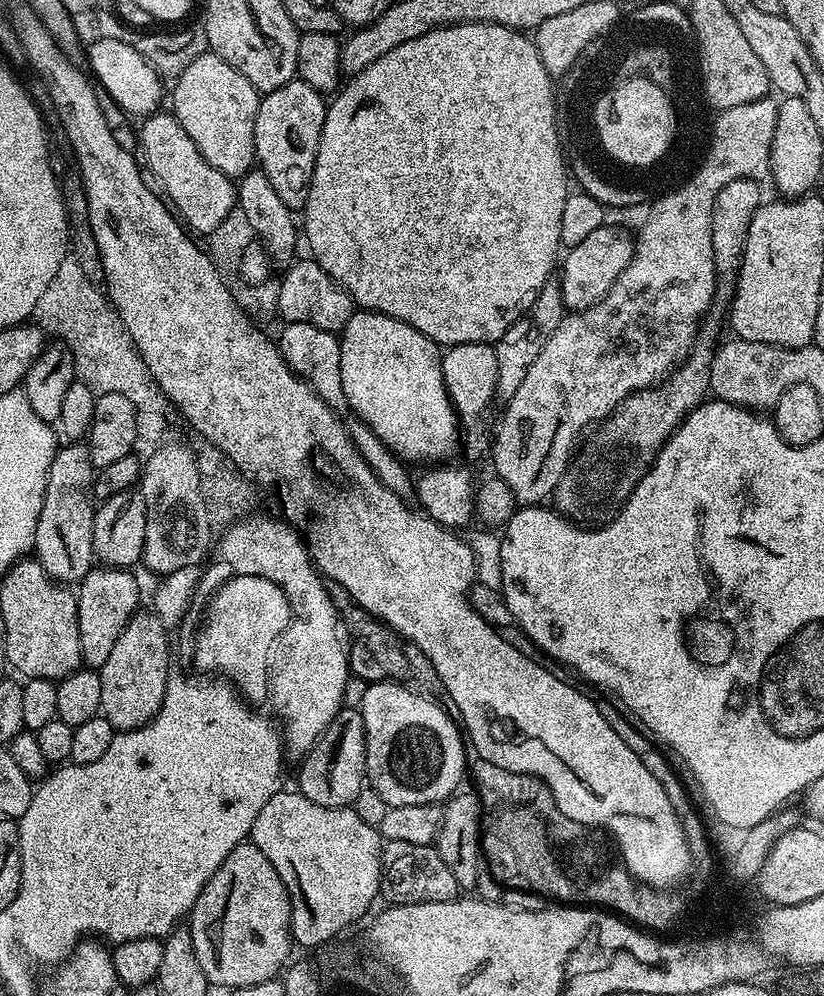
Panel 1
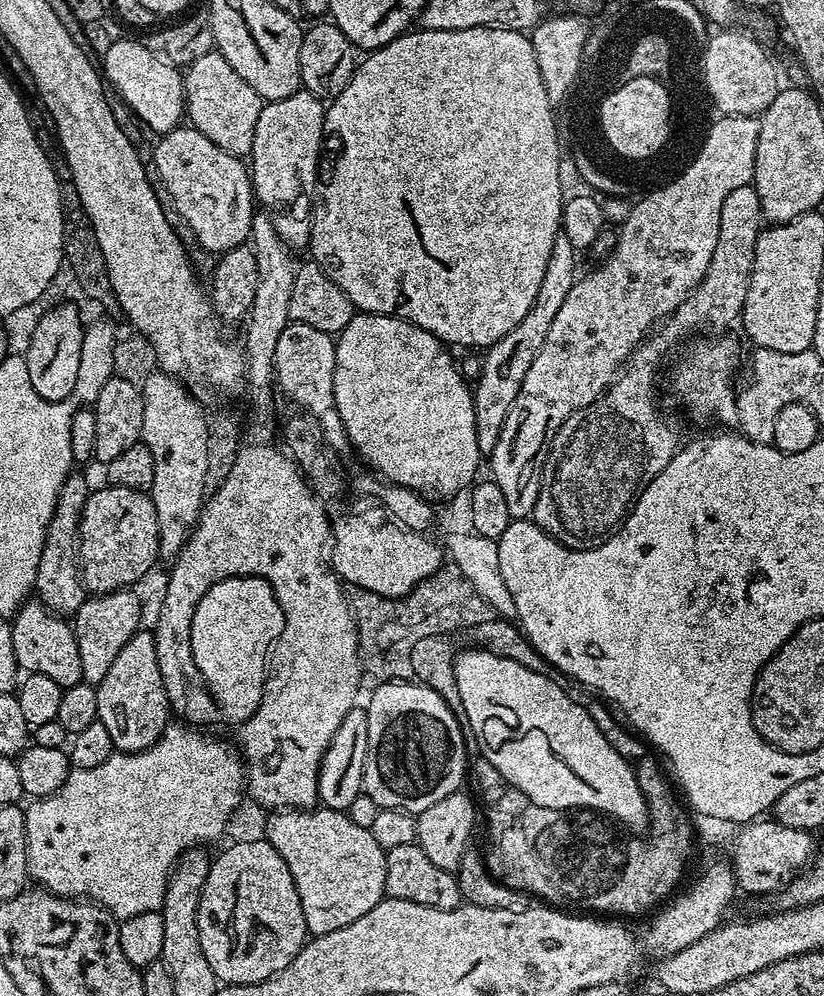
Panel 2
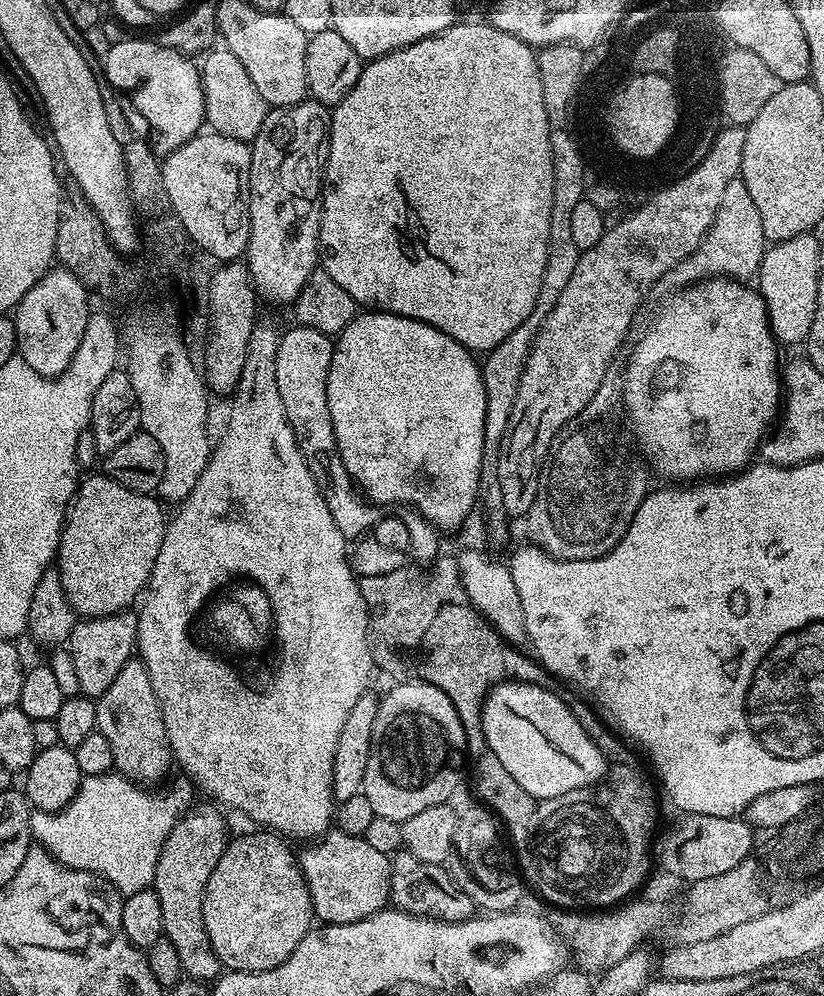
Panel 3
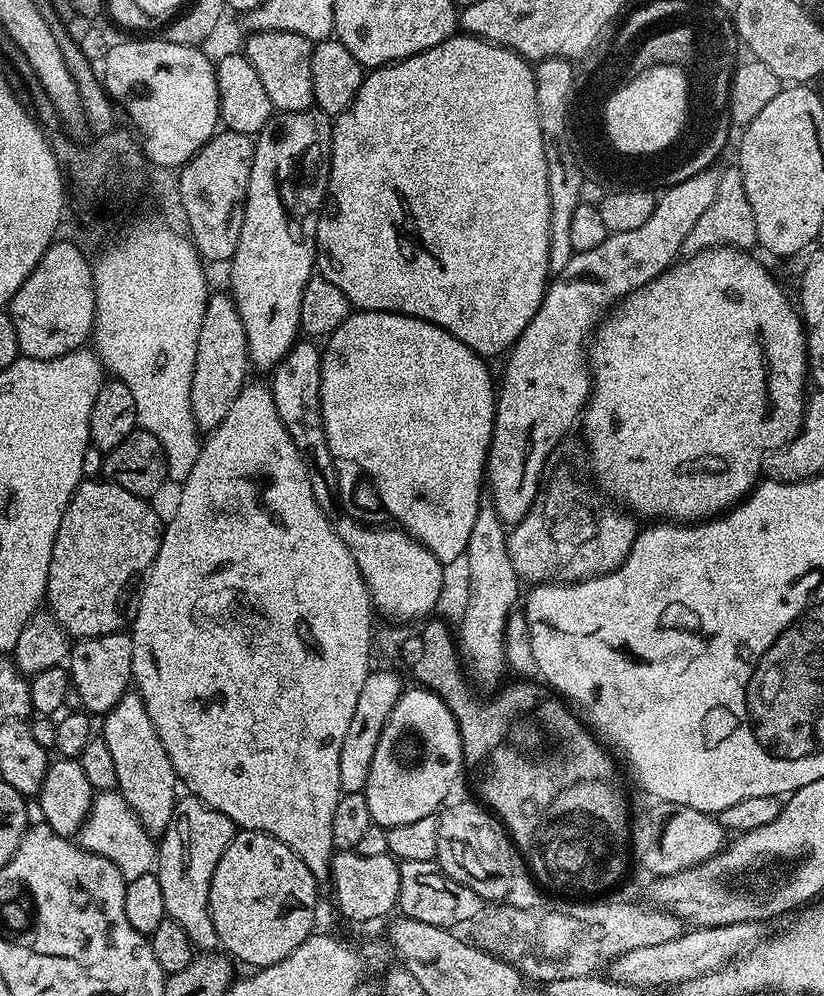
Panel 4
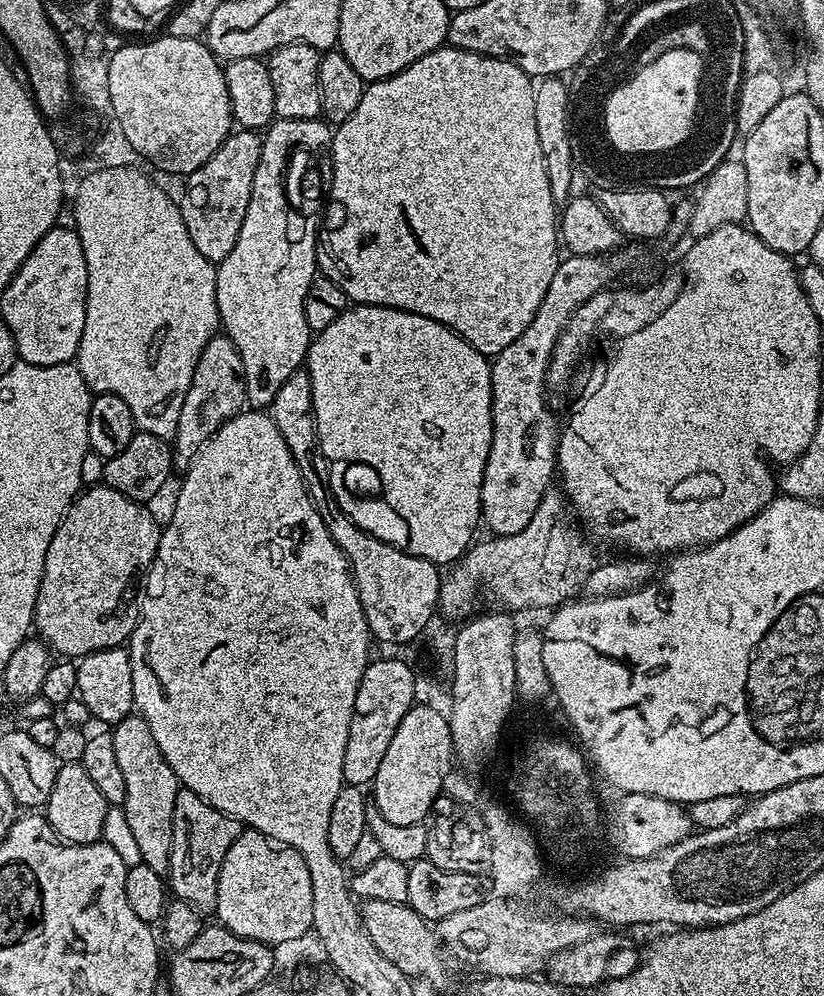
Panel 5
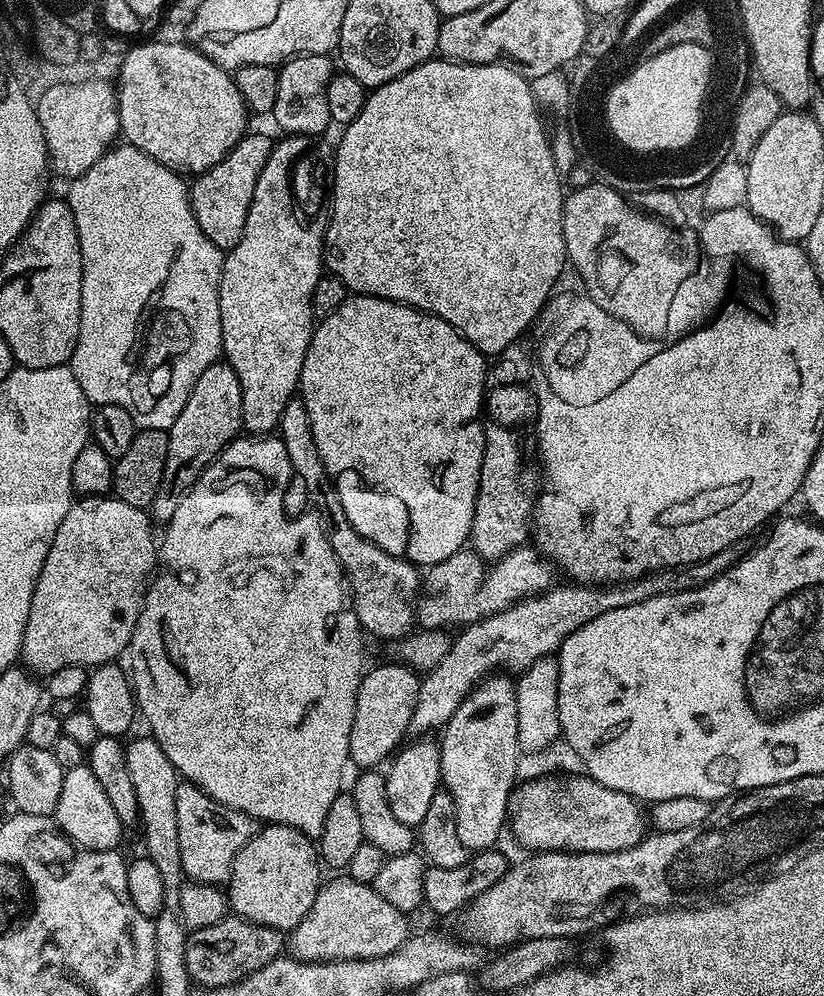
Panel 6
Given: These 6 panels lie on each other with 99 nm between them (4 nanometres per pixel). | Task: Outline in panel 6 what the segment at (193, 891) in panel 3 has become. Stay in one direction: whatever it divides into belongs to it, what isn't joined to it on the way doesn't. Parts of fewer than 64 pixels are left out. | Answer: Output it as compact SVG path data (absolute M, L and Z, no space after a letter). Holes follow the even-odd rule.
M181 782L178 786L178 850L182 850L182 871L189 881L197 884L223 885L232 869L232 859L254 838L258 830L258 821L250 814L239 812L233 808L218 806L215 800L209 800L208 795L197 784Z

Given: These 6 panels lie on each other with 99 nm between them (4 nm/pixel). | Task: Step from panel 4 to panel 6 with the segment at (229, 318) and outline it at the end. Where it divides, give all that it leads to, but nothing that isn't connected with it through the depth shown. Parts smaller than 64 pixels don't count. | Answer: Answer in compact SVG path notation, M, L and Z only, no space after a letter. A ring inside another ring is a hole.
M226 362L206 366L194 390L190 390L190 398L186 398L182 414L178 414L172 427L167 429L166 470L162 474L162 486L150 509L157 521L160 519L160 522L166 522L172 517L176 503L183 498L184 493L192 489L196 479L208 469L209 462L216 459L216 455L230 441L237 439L241 428L242 386L238 386L238 374L234 374Z

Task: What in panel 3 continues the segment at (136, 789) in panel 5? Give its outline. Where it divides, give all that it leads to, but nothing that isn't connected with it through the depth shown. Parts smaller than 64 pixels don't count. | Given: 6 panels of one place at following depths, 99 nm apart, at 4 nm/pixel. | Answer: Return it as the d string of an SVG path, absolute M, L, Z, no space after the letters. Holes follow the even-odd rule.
M138 658L130 659L122 666L118 678L110 685L110 690L96 700L96 731L101 732L110 742L110 751L114 754L114 768L122 776L137 782L156 780L168 767L173 767L172 751L168 745L166 722L162 722L162 710L158 698L154 694L154 686L150 686L150 674L146 666Z

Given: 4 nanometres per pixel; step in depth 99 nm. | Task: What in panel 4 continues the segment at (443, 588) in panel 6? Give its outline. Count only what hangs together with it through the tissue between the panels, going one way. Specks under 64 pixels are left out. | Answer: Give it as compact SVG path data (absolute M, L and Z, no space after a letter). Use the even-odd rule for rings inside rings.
M565 438L546 458L538 494L526 518L508 532L508 553L521 581L529 580L532 586L570 584L613 572L630 554L637 531L637 517L601 491L590 475L587 447Z

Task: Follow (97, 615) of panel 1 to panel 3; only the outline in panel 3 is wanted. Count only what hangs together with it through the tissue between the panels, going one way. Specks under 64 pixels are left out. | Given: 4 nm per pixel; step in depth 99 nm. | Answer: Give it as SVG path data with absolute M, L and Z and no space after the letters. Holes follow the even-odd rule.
M125 610L109 616L84 618L76 623L68 639L66 651L70 654L70 658L74 658L74 671L78 673L78 686L83 695L99 698L102 694L106 694L114 678L118 678L122 666L126 666L126 662L133 659L136 648L136 617L135 611Z

